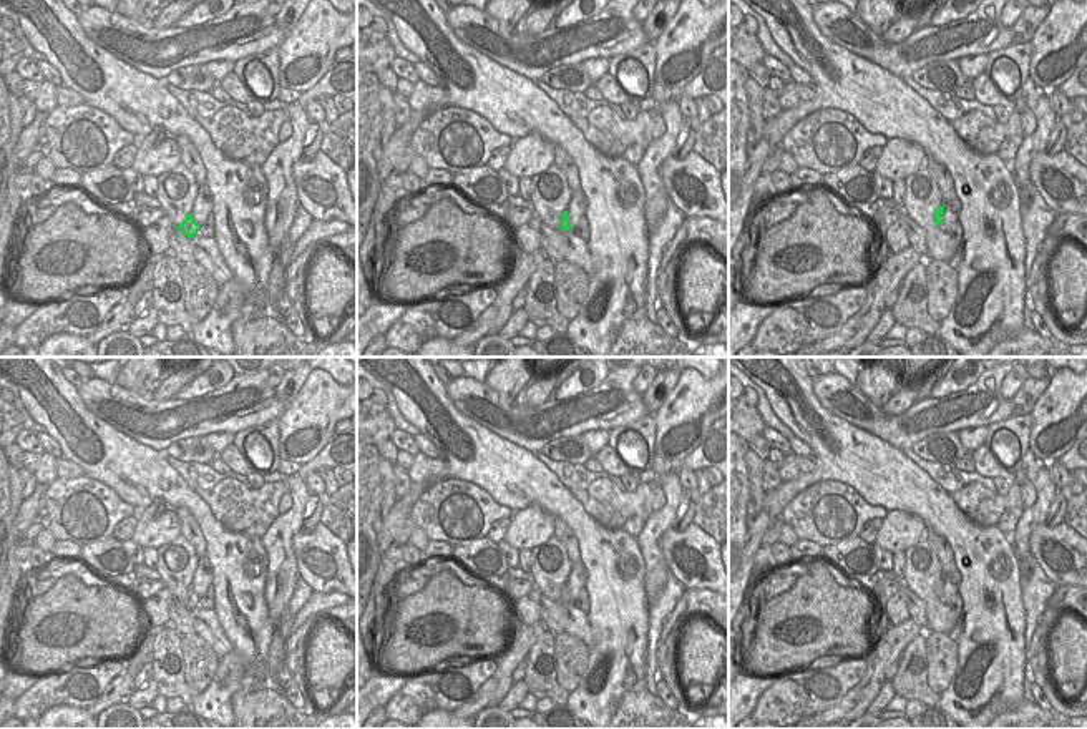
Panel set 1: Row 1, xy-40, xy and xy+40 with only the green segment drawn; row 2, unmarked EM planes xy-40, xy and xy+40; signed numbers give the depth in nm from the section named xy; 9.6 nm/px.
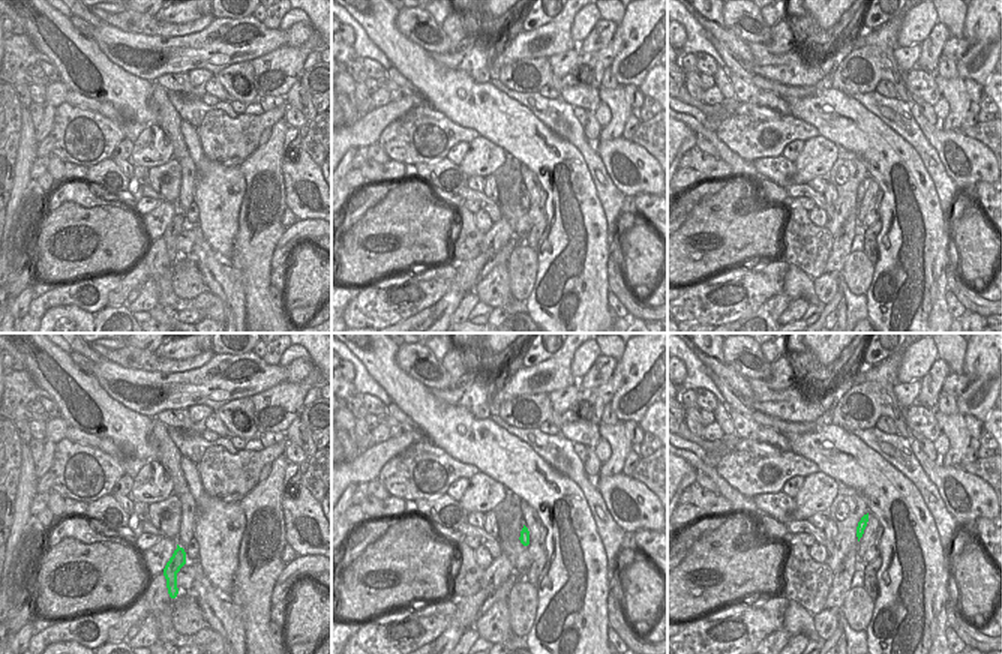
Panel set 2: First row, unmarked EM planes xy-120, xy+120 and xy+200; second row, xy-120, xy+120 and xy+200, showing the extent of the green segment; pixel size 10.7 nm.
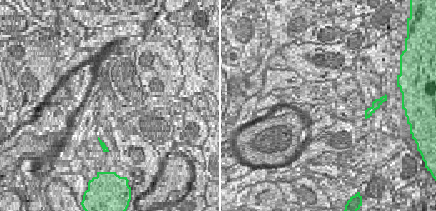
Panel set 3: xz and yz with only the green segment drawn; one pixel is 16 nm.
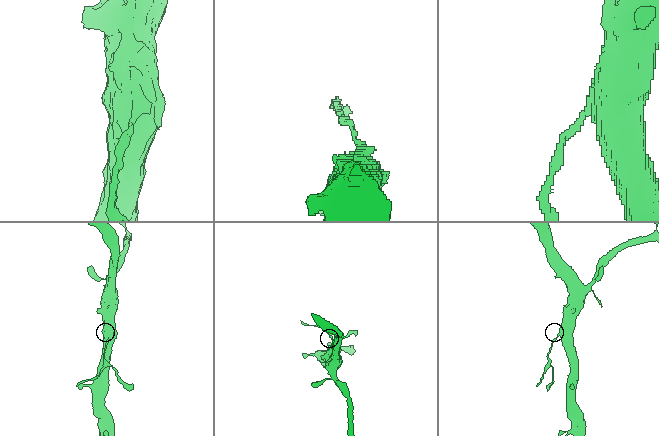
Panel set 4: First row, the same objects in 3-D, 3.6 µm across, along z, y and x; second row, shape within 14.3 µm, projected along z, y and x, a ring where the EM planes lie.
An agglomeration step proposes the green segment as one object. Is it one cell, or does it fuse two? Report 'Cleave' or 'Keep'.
Cleave.

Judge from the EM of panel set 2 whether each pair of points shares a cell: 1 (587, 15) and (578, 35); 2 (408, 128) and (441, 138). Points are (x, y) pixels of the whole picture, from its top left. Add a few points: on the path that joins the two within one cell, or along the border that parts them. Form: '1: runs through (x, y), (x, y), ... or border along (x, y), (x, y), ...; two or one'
1: runs through (585, 20), (579, 30); one
2: runs through (416, 135), (434, 135); one

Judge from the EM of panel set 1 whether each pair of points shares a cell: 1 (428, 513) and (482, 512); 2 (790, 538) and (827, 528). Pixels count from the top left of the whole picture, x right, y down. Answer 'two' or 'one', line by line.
1: one
2: two

